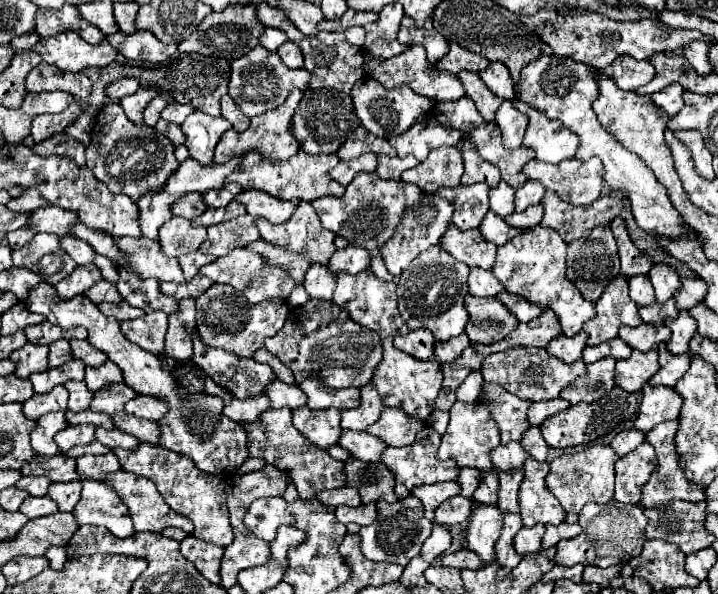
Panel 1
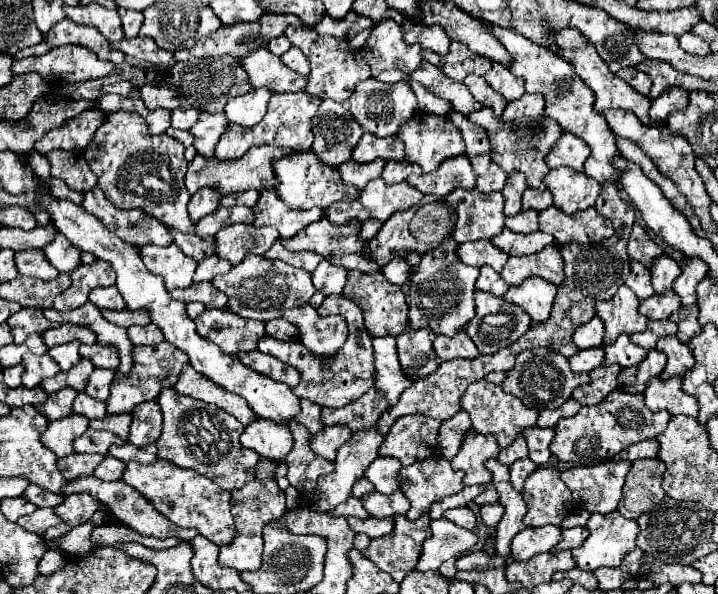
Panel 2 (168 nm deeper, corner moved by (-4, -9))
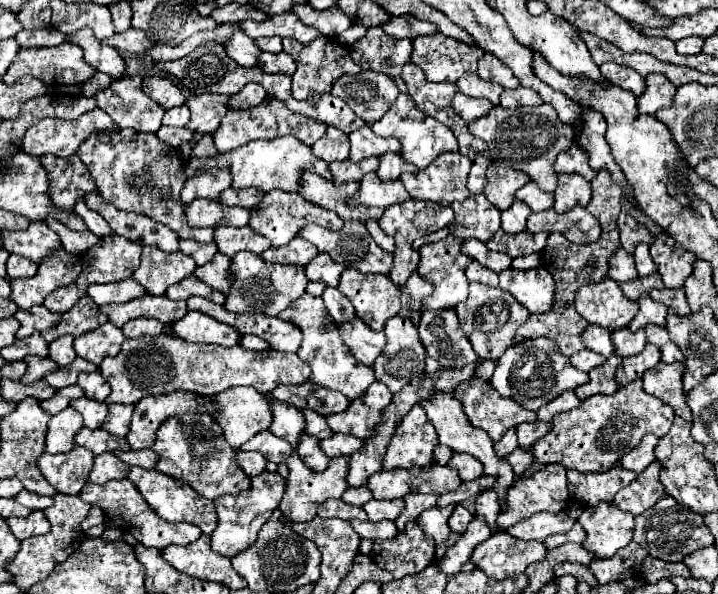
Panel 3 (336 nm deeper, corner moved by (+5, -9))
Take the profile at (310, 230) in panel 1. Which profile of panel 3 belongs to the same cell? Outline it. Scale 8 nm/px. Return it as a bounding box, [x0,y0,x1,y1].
[300,222,392,274]

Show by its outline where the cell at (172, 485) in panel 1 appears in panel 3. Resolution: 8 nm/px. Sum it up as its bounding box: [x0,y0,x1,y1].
[128,468,216,534]

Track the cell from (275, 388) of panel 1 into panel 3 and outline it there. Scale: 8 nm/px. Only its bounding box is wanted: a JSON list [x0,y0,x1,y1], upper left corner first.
[302,410,334,440]

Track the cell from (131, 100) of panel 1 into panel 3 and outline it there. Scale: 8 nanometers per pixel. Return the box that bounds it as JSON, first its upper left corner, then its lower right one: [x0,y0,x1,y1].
[142,74,186,110]

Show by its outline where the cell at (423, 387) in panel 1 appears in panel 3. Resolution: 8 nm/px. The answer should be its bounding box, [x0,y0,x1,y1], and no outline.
[338,318,386,366]

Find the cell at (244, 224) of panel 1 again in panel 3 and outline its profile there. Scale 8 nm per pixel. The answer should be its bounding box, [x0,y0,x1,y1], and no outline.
[216,226,270,258]

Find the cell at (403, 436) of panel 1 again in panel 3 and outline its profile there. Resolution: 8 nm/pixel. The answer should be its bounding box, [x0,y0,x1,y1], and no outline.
[384,404,438,470]

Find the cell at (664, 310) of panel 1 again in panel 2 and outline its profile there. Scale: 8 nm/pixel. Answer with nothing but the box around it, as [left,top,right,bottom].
[639,290,681,320]

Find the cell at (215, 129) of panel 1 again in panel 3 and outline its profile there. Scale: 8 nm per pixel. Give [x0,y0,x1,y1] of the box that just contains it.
[186,94,230,134]

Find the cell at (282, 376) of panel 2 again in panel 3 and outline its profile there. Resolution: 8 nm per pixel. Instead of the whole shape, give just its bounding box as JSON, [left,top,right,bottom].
[100,334,310,404]

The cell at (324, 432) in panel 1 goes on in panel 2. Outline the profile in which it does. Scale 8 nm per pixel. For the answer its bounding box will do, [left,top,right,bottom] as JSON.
[311,426,351,460]

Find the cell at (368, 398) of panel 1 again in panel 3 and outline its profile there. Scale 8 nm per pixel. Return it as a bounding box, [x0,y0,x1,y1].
[280,450,350,522]

